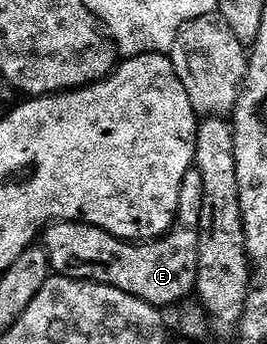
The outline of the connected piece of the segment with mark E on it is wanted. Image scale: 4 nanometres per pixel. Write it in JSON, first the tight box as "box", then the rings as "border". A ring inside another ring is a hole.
{"box":[41,168,203,307],"border":[[[191,168],[181,183],[181,195],[177,199],[177,215],[171,230],[156,241],[136,243],[122,241],[120,237],[109,235],[96,225],[85,225],[77,221],[60,221],[52,224],[42,234],[41,241],[47,250],[47,258],[52,270],[58,276],[68,277],[74,281],[91,281],[94,285],[117,287],[117,291],[125,291],[137,299],[156,307],[175,305],[187,296],[196,292],[195,281],[199,277],[199,224],[201,223],[201,207],[203,206],[203,188],[198,169]]]}

